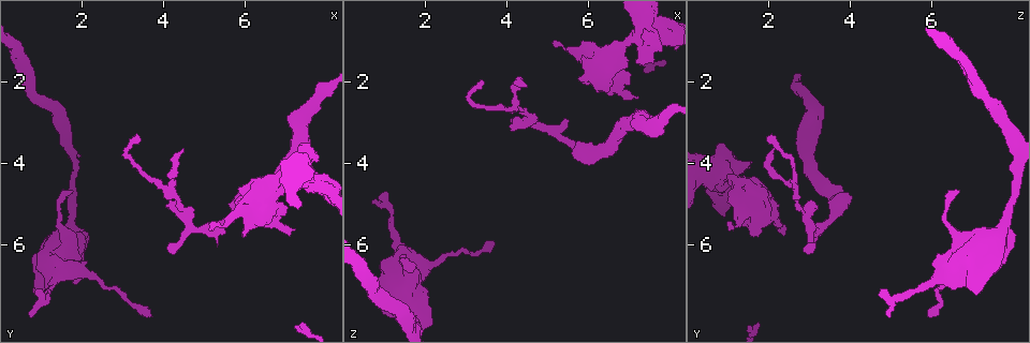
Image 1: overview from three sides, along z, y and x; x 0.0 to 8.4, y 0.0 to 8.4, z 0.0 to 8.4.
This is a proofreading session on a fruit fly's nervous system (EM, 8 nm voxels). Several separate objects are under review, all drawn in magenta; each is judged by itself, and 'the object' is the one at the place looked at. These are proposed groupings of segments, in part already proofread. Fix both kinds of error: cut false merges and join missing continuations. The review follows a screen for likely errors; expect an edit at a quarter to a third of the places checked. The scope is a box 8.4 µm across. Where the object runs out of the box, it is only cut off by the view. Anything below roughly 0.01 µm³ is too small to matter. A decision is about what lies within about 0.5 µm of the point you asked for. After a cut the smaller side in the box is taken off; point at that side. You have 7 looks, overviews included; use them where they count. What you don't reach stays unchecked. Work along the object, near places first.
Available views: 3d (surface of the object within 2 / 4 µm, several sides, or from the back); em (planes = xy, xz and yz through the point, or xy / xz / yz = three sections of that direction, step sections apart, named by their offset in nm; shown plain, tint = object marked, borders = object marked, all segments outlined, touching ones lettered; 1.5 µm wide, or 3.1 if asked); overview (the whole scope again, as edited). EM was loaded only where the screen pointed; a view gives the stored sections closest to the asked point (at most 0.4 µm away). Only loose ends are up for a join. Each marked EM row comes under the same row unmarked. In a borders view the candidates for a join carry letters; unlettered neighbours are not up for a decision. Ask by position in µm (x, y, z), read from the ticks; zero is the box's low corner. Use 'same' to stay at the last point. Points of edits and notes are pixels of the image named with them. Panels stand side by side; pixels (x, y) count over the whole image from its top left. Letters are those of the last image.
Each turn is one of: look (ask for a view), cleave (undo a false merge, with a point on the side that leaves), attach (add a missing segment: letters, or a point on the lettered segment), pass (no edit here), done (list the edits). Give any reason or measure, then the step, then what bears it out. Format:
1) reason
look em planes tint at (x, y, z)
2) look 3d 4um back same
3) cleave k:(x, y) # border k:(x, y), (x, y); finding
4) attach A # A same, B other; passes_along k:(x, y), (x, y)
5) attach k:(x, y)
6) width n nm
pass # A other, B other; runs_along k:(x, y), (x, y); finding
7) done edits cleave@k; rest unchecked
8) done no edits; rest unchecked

an open end
look em yz step 4 tint at (0.75, 7.80, 4.90)

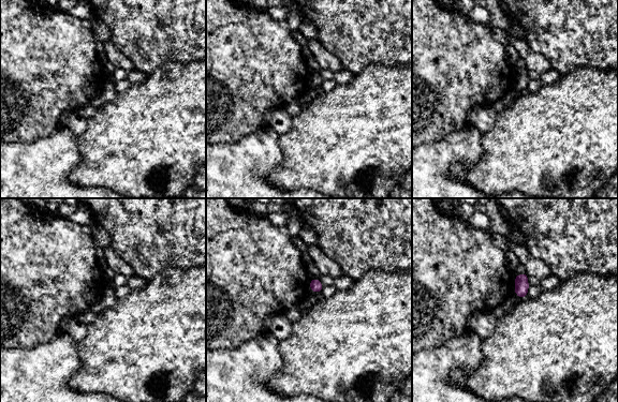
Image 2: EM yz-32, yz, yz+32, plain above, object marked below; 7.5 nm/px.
look em yz step 4 borders same

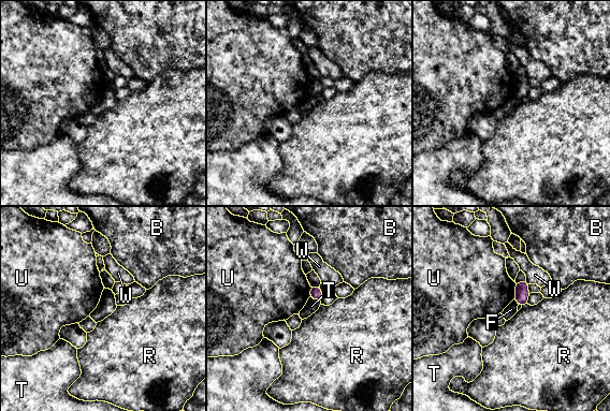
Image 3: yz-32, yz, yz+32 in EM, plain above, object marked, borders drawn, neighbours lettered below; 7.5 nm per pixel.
pass # B other, F other, R other, T other, U other, W other; border 3:(309, 296), (320, 302); none of them fits

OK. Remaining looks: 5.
free end
look em planes borders at (0.90, 6.15, 6.55)

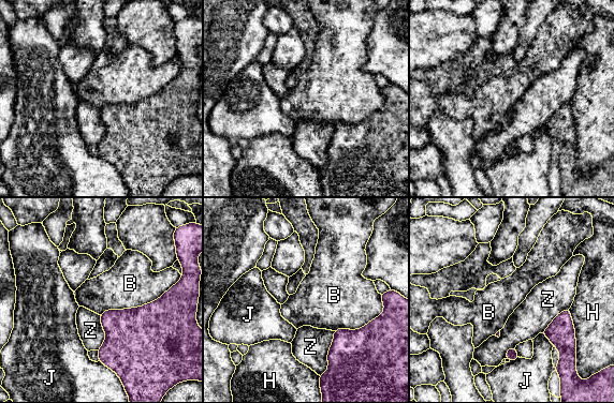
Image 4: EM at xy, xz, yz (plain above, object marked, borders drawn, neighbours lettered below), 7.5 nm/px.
longest_contact B 600 nm
pass # B other, H other, J other, Z other; border 4:(173, 284), (149, 302), (100, 315); no lettered segment goes on from it

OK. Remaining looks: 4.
branch stops here
look 3d 4um back at (7.15, 5.65, 2.40)

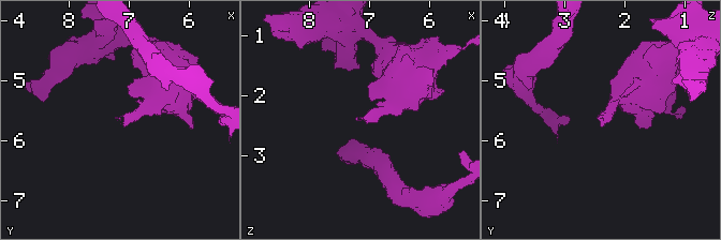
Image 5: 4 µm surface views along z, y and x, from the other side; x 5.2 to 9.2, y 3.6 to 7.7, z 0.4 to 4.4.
shape alone is not enough
look em planes borders at (7.15, 5.65, 2.35)

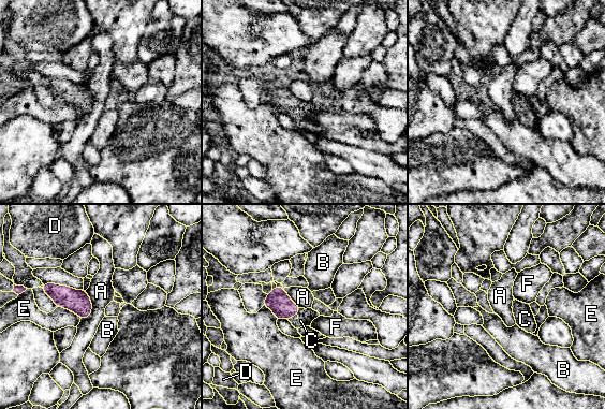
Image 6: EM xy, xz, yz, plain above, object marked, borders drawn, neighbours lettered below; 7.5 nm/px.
longest_contact A 220 nm
attach C # A other, B other, C same, D other, E other, F other; it goes on there

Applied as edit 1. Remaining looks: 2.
done edits attach@6; rest unchecked

